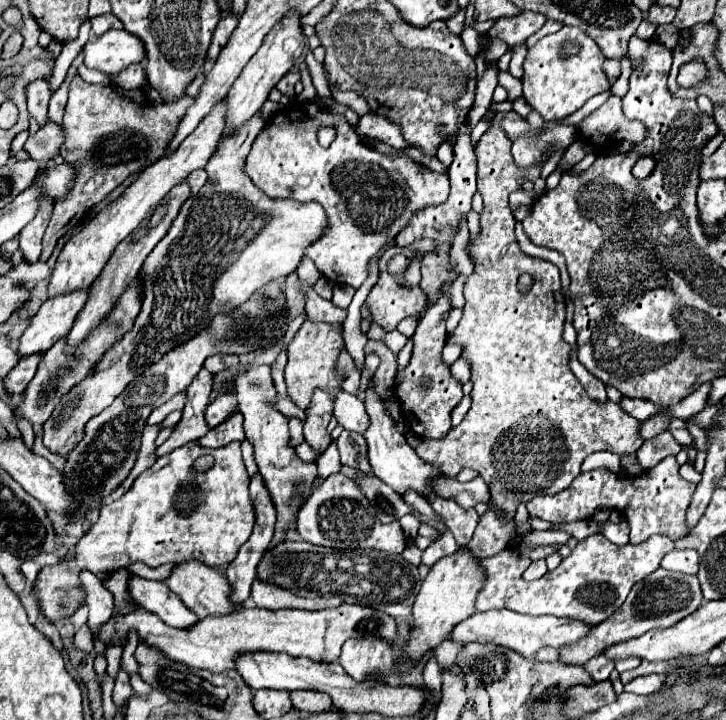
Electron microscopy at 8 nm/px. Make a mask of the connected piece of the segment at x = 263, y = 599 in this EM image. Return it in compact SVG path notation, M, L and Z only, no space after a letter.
M255 579L253 581L253 589L251 589L251 597L255 601L255 605L259 609L269 609L269 611L277 611L277 609L307 609L307 611L319 611L325 607L339 607L343 601L337 597L317 597L317 599L303 599L297 597L295 593L273 585L273 583L265 583Z

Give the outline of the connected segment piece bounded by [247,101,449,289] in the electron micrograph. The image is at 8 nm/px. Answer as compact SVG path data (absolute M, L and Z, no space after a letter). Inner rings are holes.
M297 101L267 121L265 129L261 129L247 155L247 175L269 197L293 197L297 201L317 201L323 205L329 217L329 233L325 233L325 237L313 243L305 253L315 263L315 267L325 273L327 279L333 279L335 283L347 283L353 289L359 289L367 279L369 259L393 237L397 237L397 233L409 223L413 211L425 205L439 205L449 197L447 173L435 173L427 167L421 169L421 165L411 157L389 157L375 151L373 147L363 145L341 113L329 111L327 107L313 101ZM323 125L337 127L337 137L329 147L321 147L317 141L317 131Z

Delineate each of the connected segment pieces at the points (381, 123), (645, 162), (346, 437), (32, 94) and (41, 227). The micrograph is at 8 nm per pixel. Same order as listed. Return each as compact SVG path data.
M367 113L361 117L359 127L355 129L359 135L367 135L373 139L379 139L395 149L407 149L409 143L403 139L399 125L391 123L387 117L375 115L375 113Z
M641 157L633 167L633 175L639 177L639 179L645 179L653 171L653 167L655 167L655 159L653 157Z
M343 431L337 439L337 449L341 455L341 463L353 469L361 469L363 473L371 471L369 459L367 459L367 441L359 433Z
M33 81L25 87L25 95L27 95L27 105L29 105L29 113L37 119L39 127L45 125L45 109L47 109L47 103L51 99L51 93L49 93L49 87L47 87L47 81Z
M41 199L37 215L33 217L33 221L29 221L29 225L25 225L25 229L19 235L19 249L23 251L23 255L25 255L25 259L29 263L37 263L39 261L41 237L45 233L45 225L49 223L51 211L53 211L53 201Z

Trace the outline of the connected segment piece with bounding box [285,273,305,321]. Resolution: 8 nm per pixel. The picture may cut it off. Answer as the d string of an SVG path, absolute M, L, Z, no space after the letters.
M291 273L289 277L287 277L287 293L285 293L287 297L289 297L289 321L291 319L295 319L301 311L303 311L303 307L305 307L305 297L303 297L303 293L299 291L299 281L297 281L297 275L295 273Z

